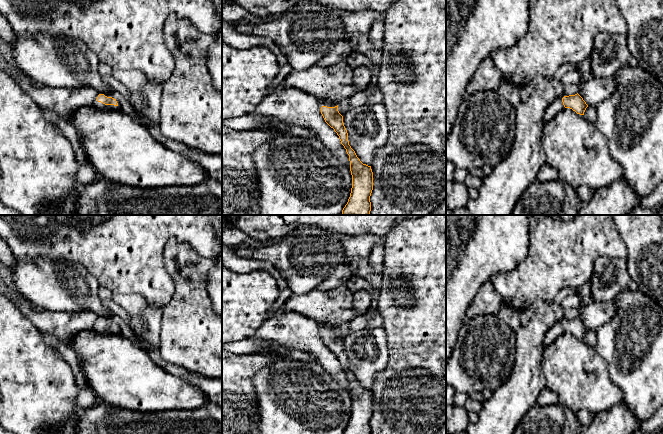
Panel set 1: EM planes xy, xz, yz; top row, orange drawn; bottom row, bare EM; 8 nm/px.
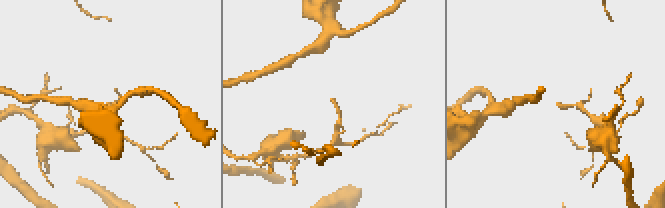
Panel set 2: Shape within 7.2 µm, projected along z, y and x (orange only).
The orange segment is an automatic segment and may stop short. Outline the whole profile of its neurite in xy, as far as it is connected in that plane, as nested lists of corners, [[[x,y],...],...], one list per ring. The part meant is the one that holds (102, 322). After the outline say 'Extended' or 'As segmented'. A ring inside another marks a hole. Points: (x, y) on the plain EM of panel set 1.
[[[104,318],[98,319],[97,324],[93,327],[93,330],[98,333],[118,333],[116,323],[107,321]]]. Extended

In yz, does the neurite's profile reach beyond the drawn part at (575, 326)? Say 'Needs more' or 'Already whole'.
Needs more

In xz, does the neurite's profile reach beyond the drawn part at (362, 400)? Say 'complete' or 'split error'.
split error

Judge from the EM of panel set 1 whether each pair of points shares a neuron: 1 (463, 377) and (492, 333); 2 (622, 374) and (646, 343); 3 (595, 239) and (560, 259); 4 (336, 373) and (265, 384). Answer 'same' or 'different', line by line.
1: same
2: same
3: same
4: different

